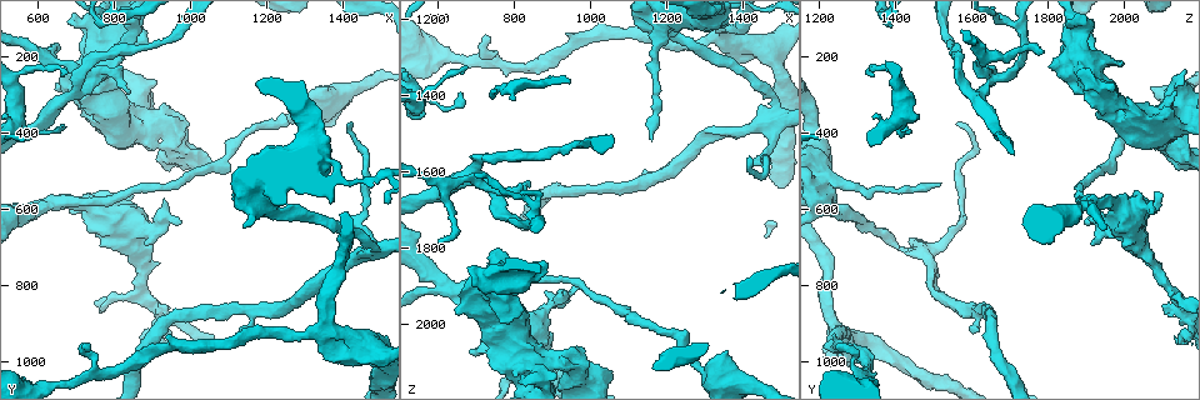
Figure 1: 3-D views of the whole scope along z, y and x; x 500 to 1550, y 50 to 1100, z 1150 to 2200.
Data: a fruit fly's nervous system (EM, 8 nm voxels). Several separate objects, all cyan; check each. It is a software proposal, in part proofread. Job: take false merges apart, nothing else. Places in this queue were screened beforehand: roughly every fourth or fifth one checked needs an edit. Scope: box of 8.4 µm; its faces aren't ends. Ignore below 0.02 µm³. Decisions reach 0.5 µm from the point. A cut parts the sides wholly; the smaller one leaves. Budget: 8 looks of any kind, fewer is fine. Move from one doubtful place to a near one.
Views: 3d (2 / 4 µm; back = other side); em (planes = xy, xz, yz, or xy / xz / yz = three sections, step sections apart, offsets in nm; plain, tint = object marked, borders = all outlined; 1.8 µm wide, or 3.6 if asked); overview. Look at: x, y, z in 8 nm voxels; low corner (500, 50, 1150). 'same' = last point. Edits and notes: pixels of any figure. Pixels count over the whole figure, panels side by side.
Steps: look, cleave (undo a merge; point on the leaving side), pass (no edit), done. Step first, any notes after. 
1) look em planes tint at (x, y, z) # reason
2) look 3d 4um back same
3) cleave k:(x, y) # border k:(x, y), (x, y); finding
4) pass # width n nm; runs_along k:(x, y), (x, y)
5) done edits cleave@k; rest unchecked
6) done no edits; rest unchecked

look 3d 4um at (1340, 925, 1250)

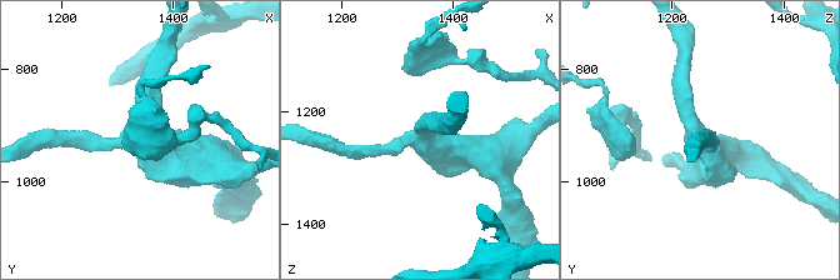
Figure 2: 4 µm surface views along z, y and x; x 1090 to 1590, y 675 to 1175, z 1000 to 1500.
look em 3.6um planes borders same # arms 4; need the tissue

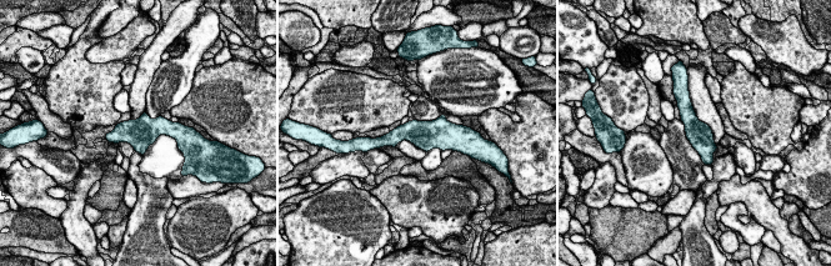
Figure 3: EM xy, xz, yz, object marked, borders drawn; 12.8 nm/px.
pass # width 320 nm; one cell here

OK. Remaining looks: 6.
look em xy step 8 tint at (665, 575, 1925)

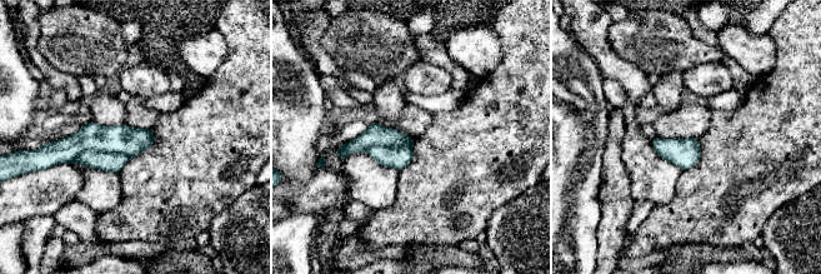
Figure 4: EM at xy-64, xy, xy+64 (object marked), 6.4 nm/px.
cleave 4:(123, 139) # a second cell is stuck on

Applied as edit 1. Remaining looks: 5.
look overview # redraw

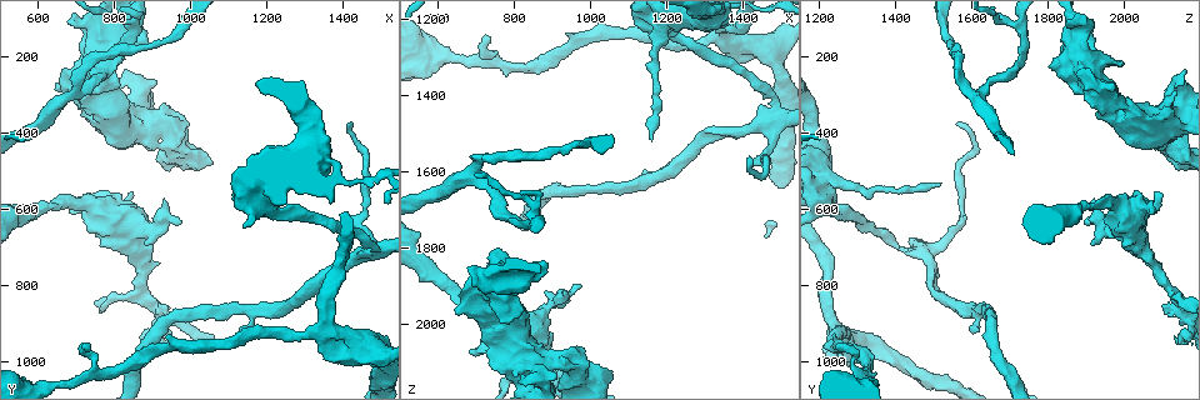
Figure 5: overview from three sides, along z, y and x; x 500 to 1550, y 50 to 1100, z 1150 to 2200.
look em yz step 4 tint at (725, 285, 1925) # arms part here

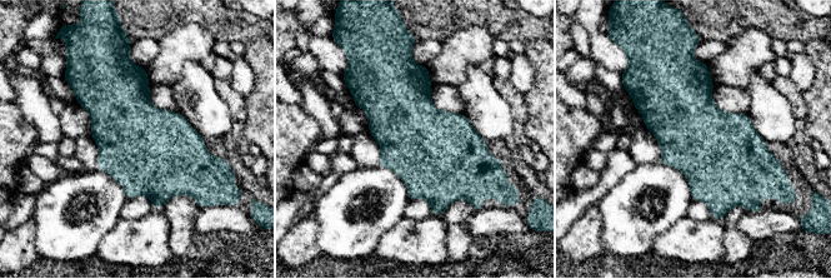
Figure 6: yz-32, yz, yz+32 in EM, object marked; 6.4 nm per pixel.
look em planes tint same # another direction

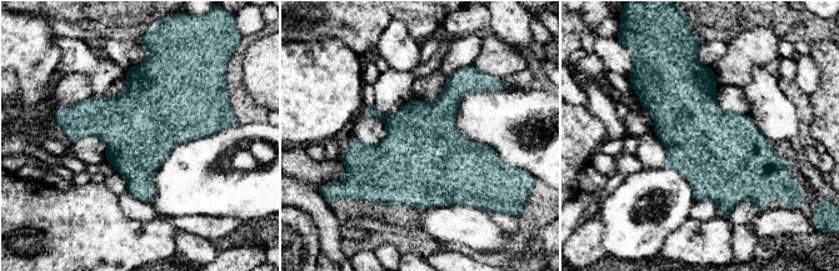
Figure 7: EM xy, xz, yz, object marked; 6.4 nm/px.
pass # width 480 nm; one cell here

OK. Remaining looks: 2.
done edits cleave@4; rest unchecked

